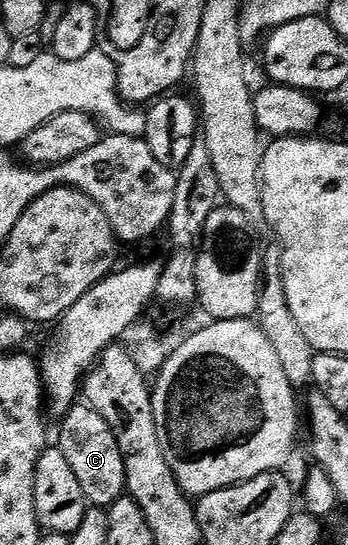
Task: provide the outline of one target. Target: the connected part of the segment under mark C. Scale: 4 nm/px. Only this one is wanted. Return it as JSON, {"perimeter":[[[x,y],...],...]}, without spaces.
{"perimeter":[[[76,402],[58,424],[57,447],[61,454],[65,454],[77,482],[81,482],[81,491],[85,493],[88,505],[110,508],[113,502],[120,500],[126,493],[127,479],[125,458],[121,454],[121,446],[117,446],[117,437],[109,427],[109,422],[105,422],[105,418],[101,418],[101,414],[97,414],[97,410],[90,408],[87,403]]]}

